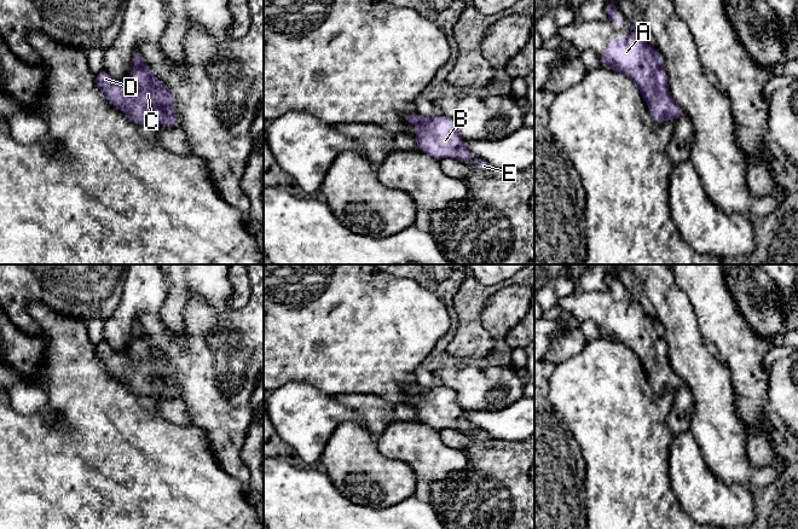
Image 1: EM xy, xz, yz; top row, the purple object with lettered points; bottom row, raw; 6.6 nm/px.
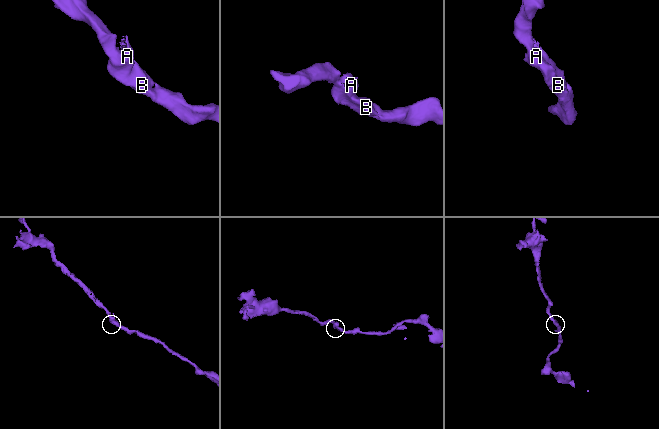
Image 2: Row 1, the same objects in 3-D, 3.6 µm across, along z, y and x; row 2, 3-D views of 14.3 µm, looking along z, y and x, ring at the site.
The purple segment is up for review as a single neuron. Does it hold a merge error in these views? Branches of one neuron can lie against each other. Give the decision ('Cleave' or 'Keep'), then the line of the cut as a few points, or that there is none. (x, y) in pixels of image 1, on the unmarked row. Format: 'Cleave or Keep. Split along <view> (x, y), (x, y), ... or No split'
Keep. No split

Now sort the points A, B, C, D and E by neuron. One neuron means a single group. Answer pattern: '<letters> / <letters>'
A B C D E

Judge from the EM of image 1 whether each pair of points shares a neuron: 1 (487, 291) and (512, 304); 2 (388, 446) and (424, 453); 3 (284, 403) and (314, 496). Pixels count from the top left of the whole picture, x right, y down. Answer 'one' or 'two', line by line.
1: two
2: one
3: two

